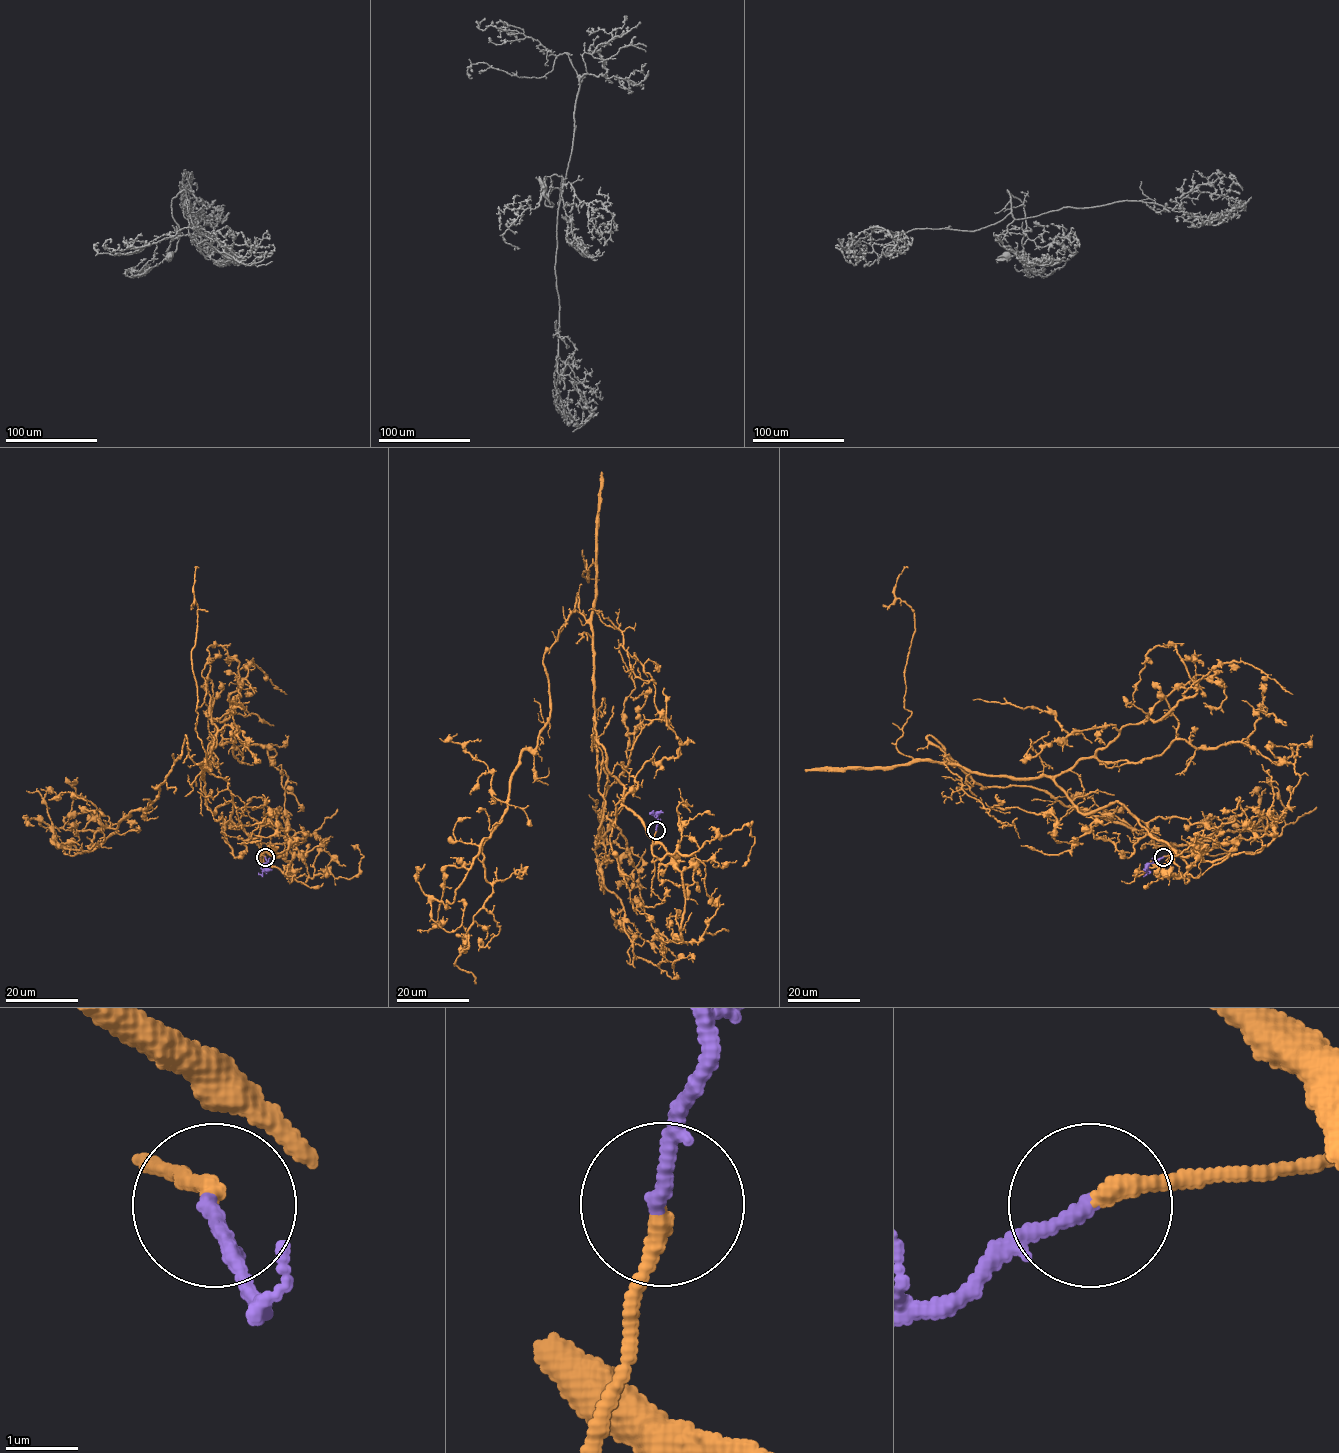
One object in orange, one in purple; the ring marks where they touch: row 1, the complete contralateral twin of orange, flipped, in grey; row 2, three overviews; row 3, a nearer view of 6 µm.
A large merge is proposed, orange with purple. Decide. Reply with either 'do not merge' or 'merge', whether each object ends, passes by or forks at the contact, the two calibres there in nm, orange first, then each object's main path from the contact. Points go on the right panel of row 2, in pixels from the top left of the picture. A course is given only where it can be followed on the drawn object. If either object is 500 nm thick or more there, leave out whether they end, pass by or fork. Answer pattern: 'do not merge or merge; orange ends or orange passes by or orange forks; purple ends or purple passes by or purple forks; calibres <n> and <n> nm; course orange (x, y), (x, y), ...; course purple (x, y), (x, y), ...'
merge; orange ends; purple ends; calibres 240 and 220 nm; course orange (1163, 857), (1117, 802), (1082, 814), (927, 737), (984, 787), (1173, 851), (1265, 828), (1234, 827); course purple (1163, 857), (1149, 864), (1147, 873)

